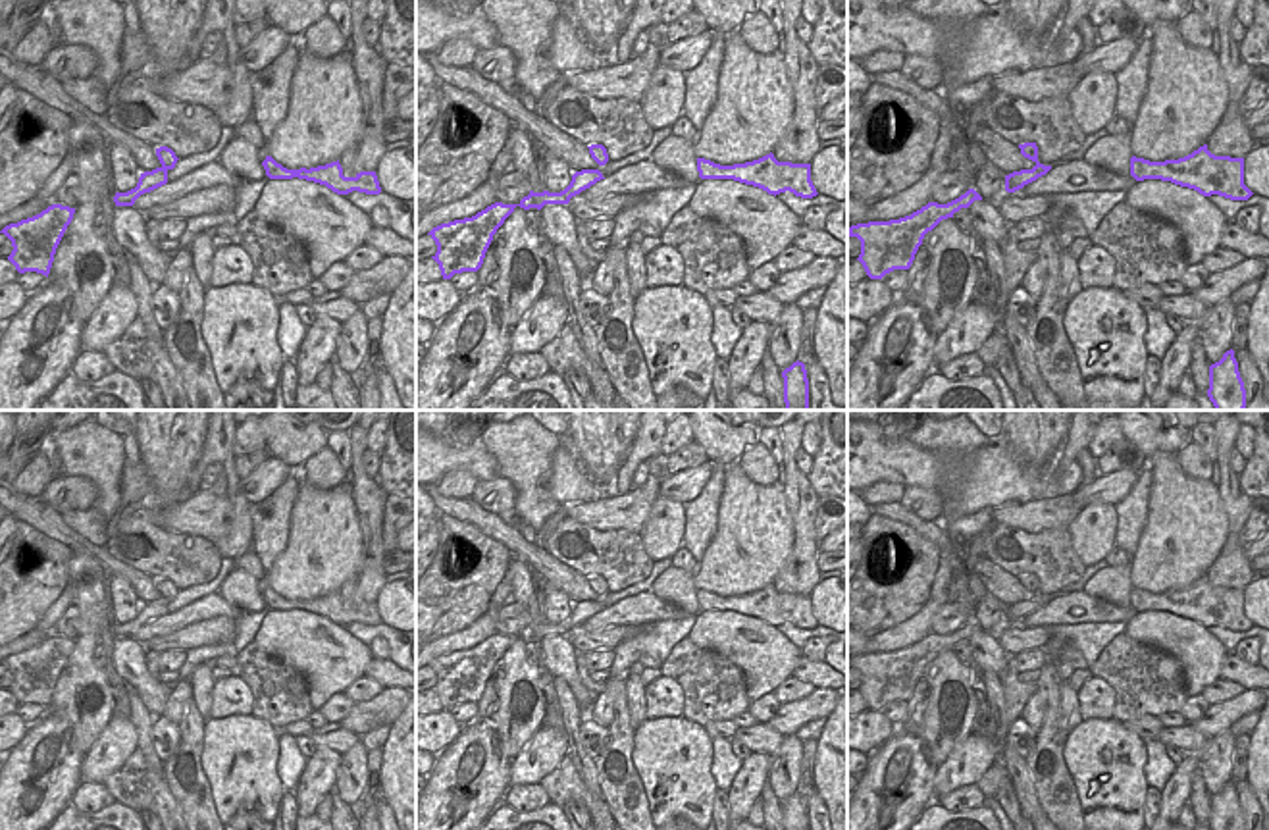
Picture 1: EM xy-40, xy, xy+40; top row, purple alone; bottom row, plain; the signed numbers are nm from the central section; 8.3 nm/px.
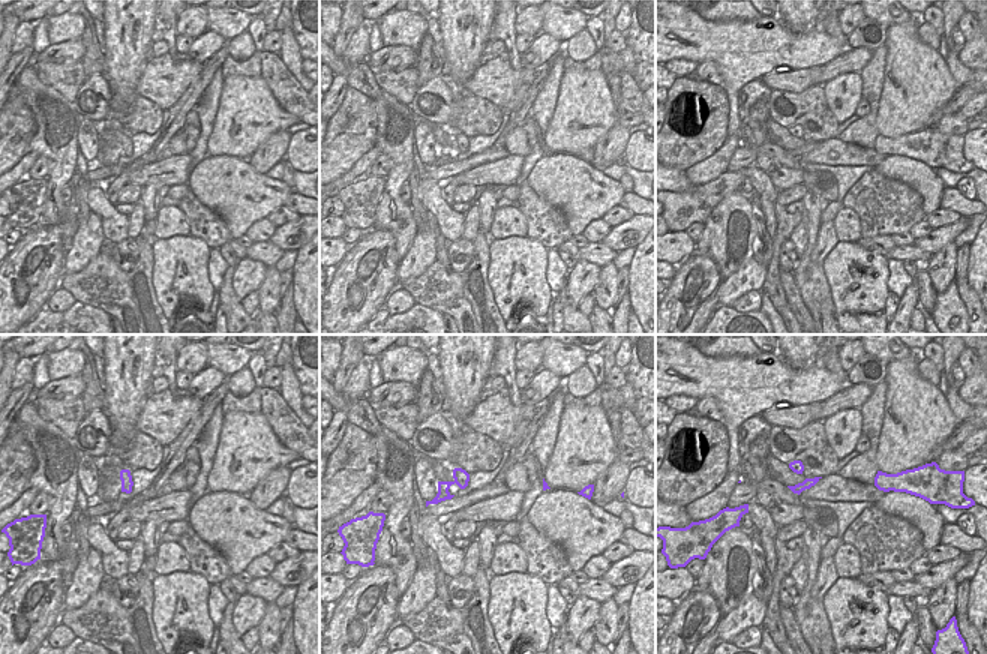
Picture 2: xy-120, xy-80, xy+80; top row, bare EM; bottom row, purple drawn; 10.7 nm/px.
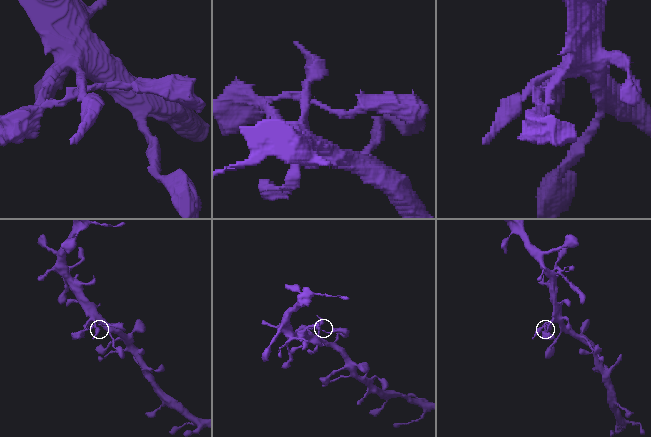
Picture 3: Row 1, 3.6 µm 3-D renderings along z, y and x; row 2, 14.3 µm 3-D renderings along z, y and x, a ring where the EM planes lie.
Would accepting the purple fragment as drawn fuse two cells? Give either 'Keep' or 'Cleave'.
Cleave

